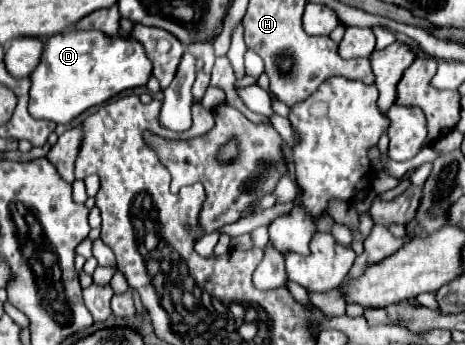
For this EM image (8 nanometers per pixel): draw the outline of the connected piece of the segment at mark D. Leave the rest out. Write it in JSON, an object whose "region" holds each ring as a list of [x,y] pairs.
{"region":[[[78,31],[58,33],[44,39],[44,51],[38,67],[32,71],[30,81],[30,103],[28,111],[36,119],[48,119],[54,123],[68,125],[88,107],[100,105],[124,89],[146,85],[152,75],[152,65],[142,45],[128,37],[110,37],[100,31]]]}

